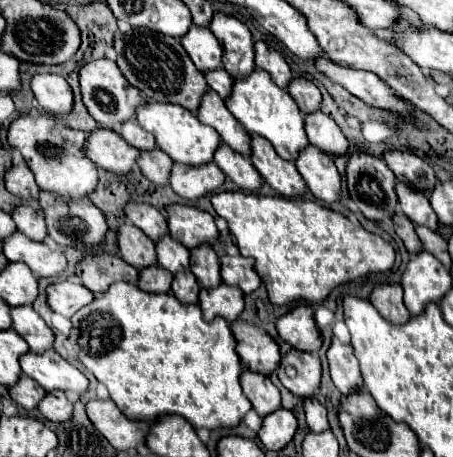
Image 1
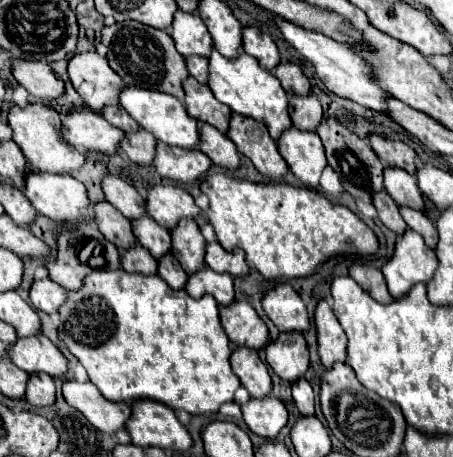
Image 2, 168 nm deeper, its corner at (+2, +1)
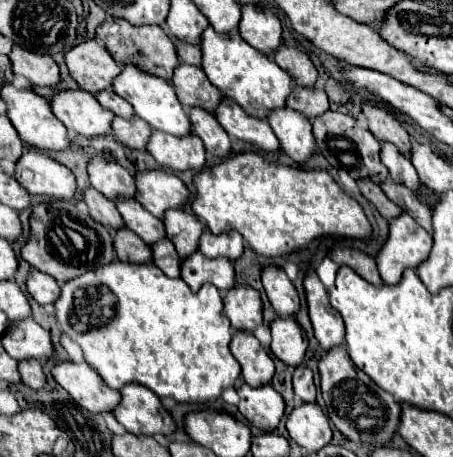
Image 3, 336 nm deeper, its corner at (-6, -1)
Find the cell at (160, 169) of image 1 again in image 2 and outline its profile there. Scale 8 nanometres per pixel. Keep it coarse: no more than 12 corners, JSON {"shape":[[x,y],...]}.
{"shape":[[146,130],[120,148],[138,166],[154,164],[156,138]]}

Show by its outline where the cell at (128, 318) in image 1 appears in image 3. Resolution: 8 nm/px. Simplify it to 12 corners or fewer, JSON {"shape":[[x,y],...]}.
{"shape":[[114,260],[60,330],[114,390],[208,402],[240,374],[220,290]]}

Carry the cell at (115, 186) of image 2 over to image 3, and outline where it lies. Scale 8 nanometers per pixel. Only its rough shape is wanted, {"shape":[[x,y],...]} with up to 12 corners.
{"shape":[[100,154],[88,160],[90,184],[110,200],[134,196],[132,174]]}

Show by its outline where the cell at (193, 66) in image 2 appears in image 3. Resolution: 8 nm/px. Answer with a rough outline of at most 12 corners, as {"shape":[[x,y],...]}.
{"shape":[[176,40],[182,62],[200,66],[200,46]]}

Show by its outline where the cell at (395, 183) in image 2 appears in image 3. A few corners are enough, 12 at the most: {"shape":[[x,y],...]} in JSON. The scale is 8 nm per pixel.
{"shape":[[382,142],[380,158],[394,182],[418,190],[420,180],[392,142]]}

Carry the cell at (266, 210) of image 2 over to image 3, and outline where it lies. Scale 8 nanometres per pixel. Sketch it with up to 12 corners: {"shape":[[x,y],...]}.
{"shape":[[242,152],[196,172],[192,210],[260,256],[366,238],[326,170]]}

